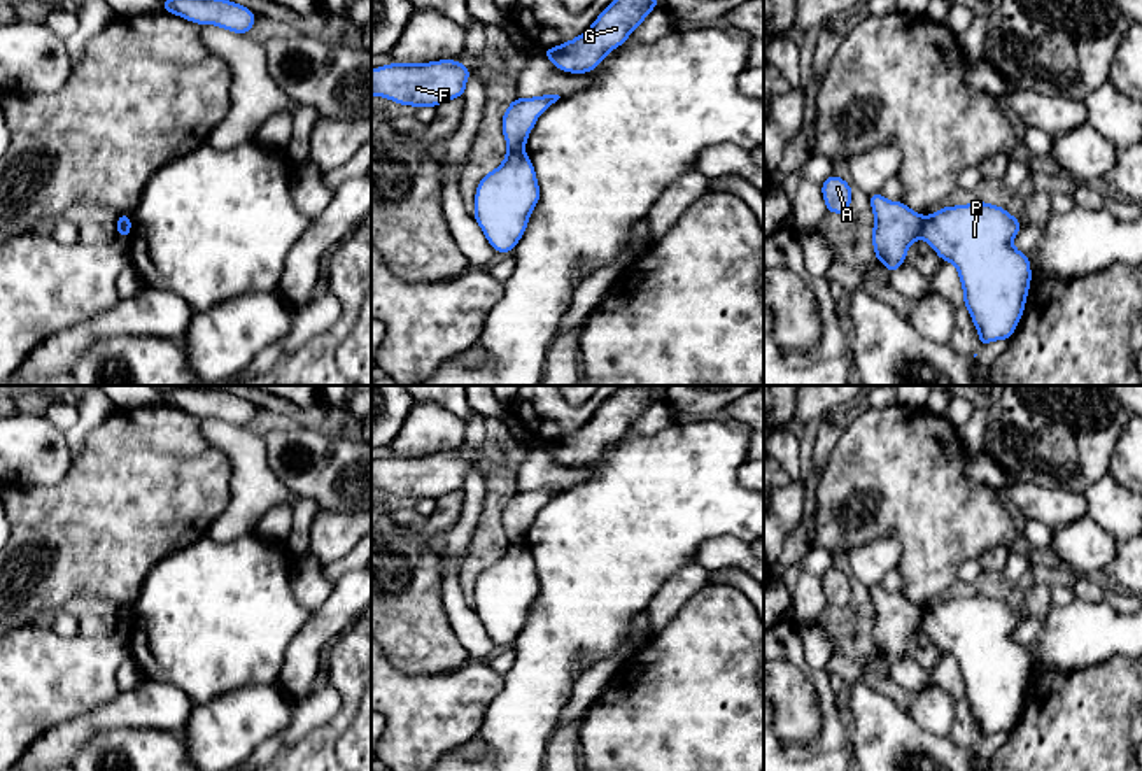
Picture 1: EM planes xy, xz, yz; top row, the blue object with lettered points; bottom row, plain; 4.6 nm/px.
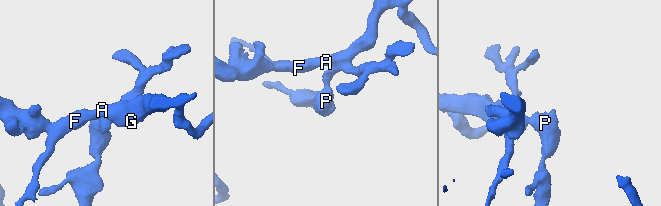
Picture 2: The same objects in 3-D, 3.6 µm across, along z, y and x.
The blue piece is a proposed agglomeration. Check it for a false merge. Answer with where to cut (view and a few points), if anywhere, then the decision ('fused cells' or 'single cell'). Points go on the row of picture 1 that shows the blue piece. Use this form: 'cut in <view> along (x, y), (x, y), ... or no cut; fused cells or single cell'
cut in yz along (923, 219), (918, 235); fused cells

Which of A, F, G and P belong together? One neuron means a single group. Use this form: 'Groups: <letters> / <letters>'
Groups: A F G / P

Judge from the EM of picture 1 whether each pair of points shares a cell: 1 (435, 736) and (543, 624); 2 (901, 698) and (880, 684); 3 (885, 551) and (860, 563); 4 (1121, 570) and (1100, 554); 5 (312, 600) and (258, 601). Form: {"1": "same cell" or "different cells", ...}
{"1": "different cells", "2": "same cell", "3": "same cell", "4": "different cells", "5": "different cells"}

